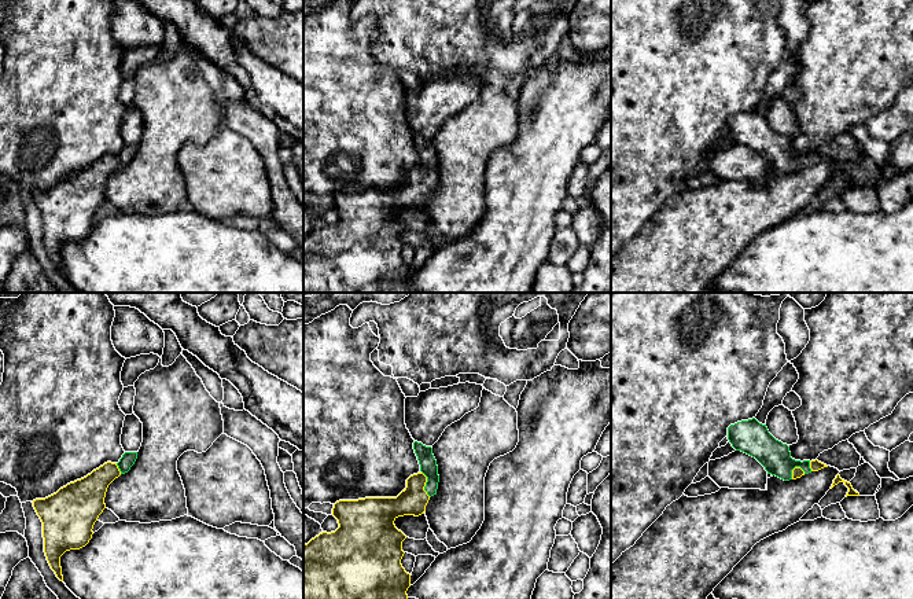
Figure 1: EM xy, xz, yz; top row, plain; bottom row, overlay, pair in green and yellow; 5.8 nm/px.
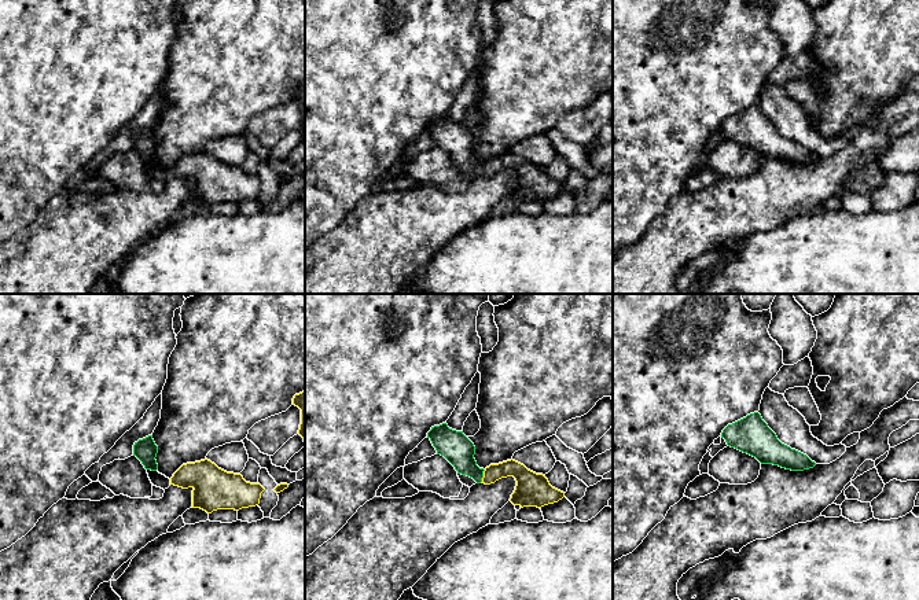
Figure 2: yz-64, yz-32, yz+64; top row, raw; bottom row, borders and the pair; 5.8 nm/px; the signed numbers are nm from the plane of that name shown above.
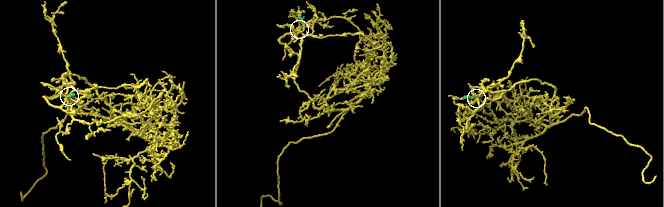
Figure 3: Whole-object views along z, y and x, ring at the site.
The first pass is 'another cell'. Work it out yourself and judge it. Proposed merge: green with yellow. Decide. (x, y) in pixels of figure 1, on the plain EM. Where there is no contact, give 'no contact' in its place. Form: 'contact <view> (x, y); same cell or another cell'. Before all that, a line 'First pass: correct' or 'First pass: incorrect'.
First pass: incorrect
contact xz (426, 176); same cell

